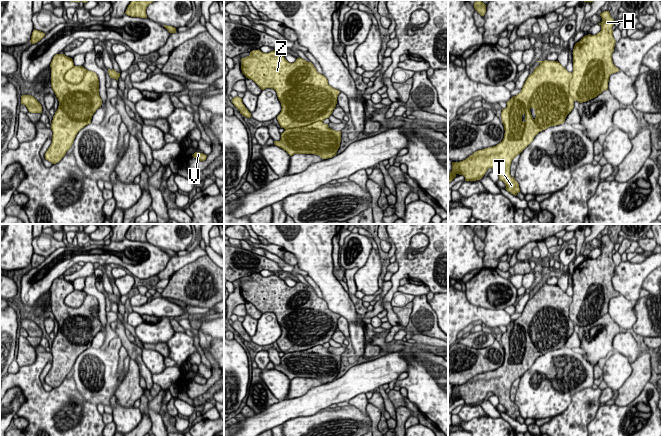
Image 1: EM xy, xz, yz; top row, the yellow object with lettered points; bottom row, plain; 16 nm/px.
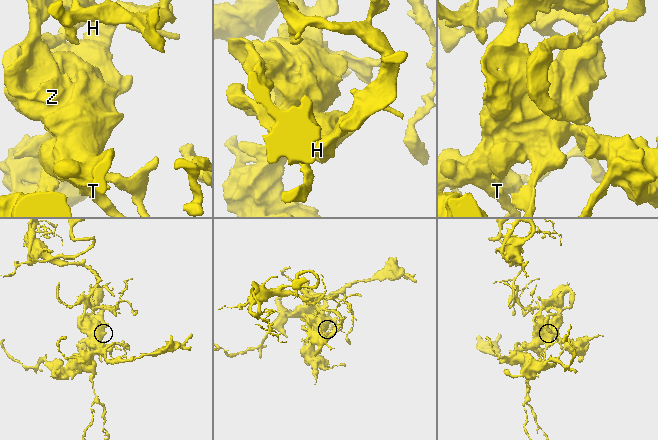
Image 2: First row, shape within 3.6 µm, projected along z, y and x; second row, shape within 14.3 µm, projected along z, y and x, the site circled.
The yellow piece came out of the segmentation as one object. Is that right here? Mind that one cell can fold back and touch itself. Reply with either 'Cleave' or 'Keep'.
Keep

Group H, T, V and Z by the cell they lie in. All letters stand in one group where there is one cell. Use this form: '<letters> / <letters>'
H T V Z

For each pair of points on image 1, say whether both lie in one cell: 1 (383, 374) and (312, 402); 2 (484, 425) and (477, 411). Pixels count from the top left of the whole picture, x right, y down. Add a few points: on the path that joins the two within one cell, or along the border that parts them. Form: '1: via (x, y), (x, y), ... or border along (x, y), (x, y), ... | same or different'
1: via (365, 377), (354, 381), (341, 390), (330, 393) | same
2: border along (487, 415), (468, 420), (458, 418) | different

